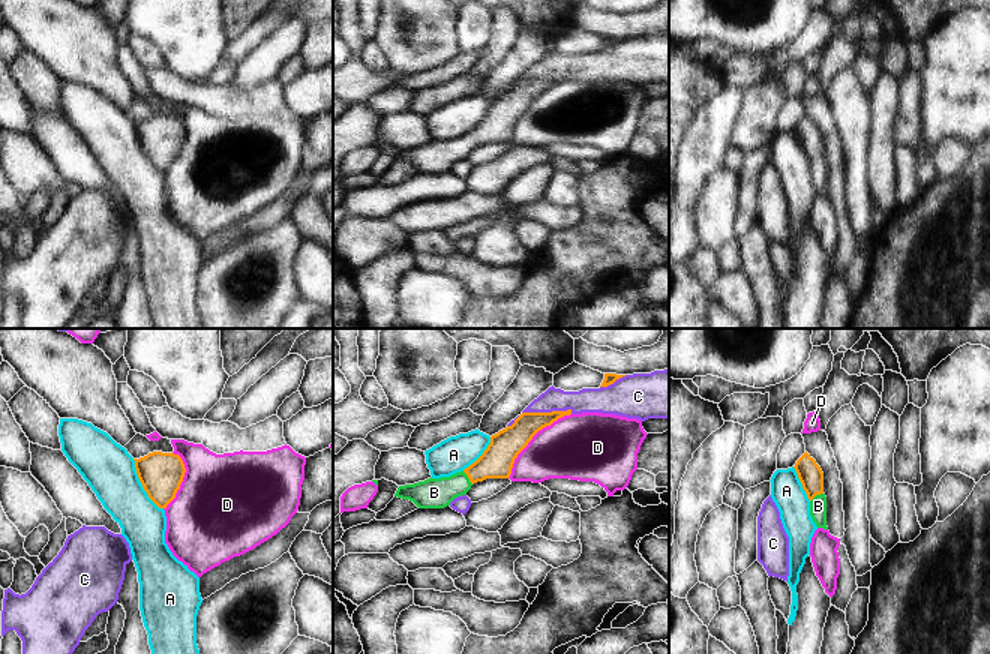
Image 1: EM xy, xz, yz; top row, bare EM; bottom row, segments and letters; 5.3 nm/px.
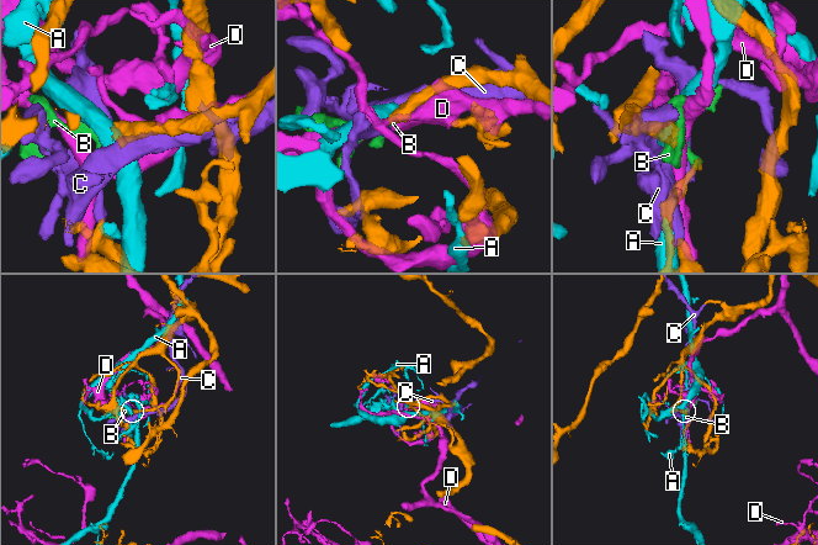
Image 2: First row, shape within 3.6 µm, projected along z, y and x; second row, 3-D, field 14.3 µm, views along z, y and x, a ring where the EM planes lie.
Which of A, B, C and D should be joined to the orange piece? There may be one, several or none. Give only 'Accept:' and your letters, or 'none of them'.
Accept: B

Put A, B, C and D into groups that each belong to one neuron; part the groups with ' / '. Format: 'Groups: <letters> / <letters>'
Groups: A / B / C / D.

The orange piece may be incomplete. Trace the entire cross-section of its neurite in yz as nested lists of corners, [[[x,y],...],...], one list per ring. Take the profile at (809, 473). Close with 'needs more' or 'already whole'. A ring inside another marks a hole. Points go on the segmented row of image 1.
[[[806,452],[795,464],[802,489],[810,500],[810,516],[818,528],[826,526],[826,496],[824,494],[824,472],[816,460]]]; needs more

